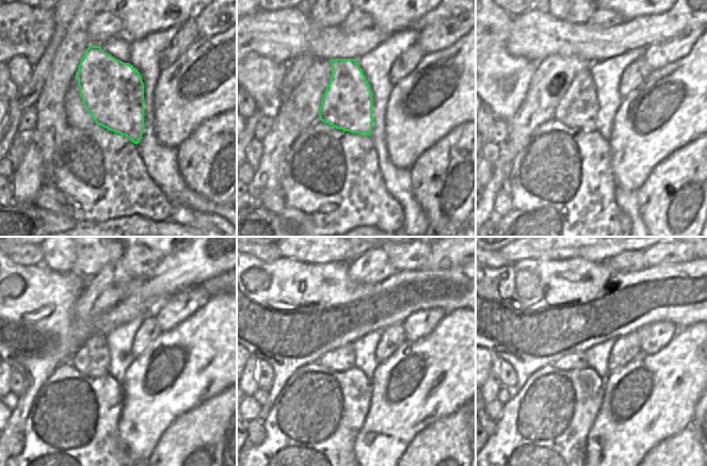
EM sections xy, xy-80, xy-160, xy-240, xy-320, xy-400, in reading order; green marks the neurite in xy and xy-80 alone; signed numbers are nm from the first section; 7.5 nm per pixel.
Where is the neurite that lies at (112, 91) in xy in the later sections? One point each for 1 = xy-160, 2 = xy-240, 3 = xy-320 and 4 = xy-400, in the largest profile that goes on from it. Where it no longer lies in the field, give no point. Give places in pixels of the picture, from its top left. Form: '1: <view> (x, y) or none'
1: xy-160 (578, 108)
2: xy-240 (93, 357)
3: xy-320 (340, 359)
4: xy-400 (575, 360)

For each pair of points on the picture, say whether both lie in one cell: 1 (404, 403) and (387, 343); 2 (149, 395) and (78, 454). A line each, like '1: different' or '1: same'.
1: different
2: different

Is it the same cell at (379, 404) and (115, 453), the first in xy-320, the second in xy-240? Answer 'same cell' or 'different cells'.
different cells

